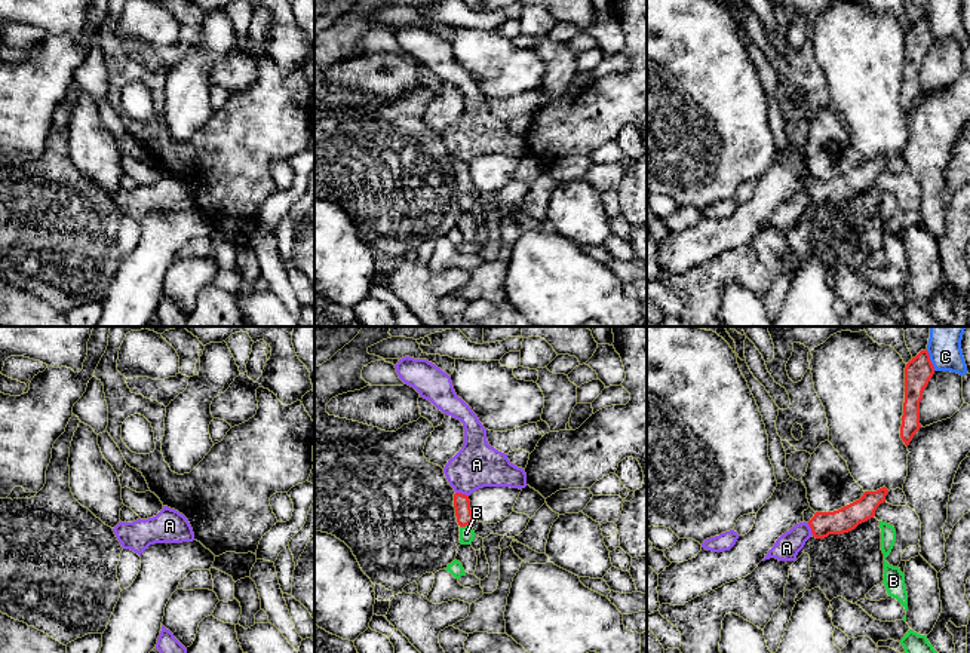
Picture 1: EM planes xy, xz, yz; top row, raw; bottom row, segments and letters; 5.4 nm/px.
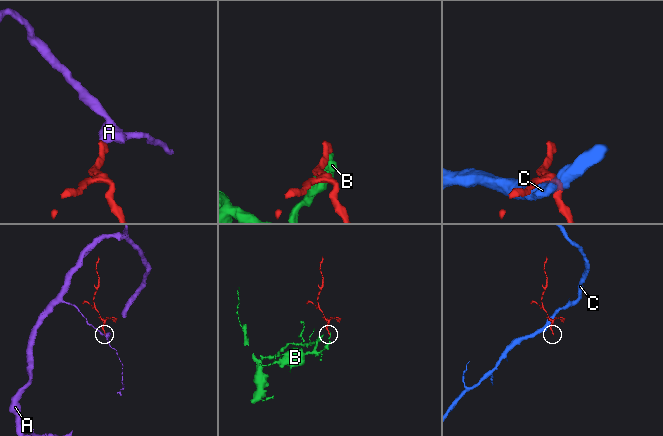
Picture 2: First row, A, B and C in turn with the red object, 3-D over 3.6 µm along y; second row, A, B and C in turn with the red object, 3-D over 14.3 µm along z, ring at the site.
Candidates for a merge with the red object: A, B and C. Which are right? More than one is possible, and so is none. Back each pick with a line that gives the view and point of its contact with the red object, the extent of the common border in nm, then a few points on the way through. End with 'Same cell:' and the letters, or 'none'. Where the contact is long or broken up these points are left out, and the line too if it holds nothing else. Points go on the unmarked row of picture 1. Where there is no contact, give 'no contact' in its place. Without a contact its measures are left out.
Same cell: none

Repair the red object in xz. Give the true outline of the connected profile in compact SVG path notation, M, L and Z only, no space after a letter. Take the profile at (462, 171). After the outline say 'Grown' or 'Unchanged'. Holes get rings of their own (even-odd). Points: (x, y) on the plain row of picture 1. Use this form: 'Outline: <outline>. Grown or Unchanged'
Outline: M455 160L454 162L455 184L460 194L470 193L473 188L473 181L470 177L469 163Z. Unchanged

